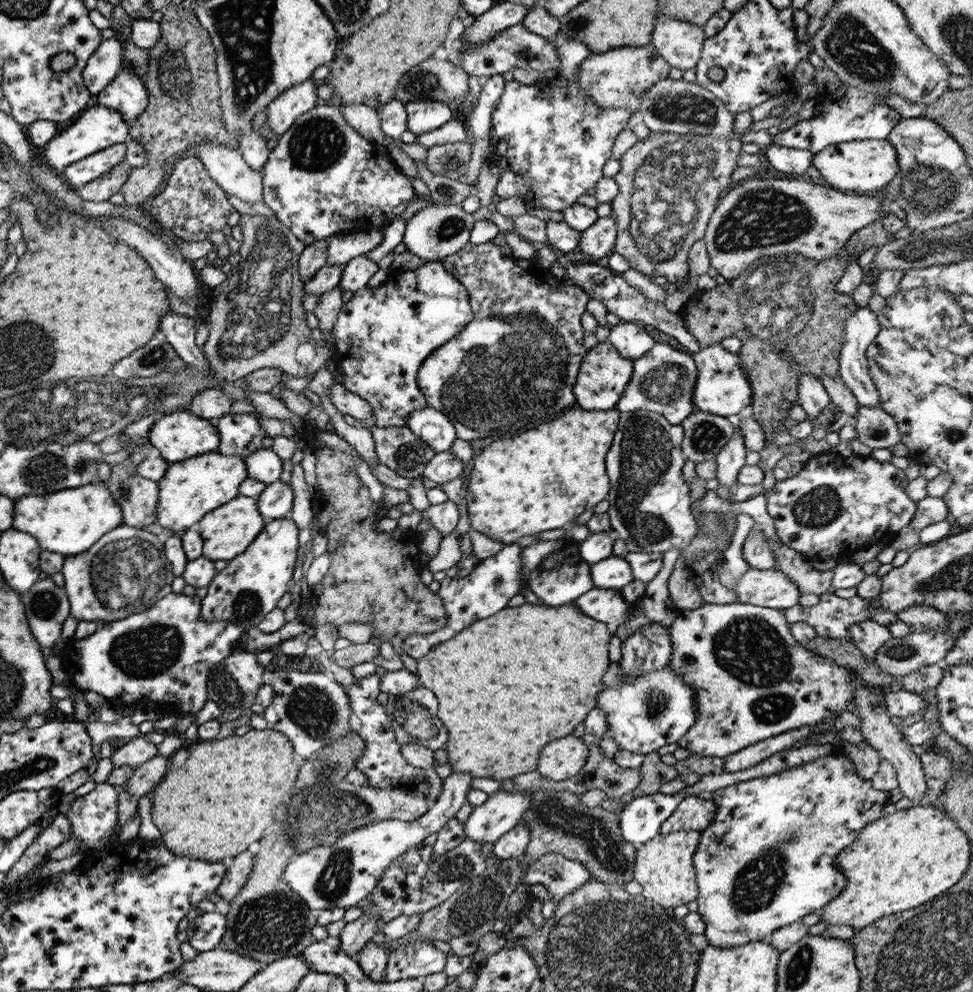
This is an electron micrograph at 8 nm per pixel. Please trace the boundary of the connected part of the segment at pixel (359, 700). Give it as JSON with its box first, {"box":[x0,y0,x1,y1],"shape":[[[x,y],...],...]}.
{"box":[347,673,443,803],"shape":[[[376,673],[364,677],[363,680],[356,680],[347,688],[349,705],[360,719],[359,734],[365,744],[364,756],[356,761],[356,769],[368,777],[371,787],[392,788],[412,795],[422,795],[426,800],[433,803],[442,792],[443,780],[438,777],[435,768],[420,770],[410,766],[402,757],[401,746],[397,743],[391,720],[386,714],[385,707],[377,702],[377,697],[380,694],[382,694],[380,676]]]}

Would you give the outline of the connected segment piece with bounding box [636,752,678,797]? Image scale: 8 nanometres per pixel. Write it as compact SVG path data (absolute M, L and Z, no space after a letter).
M649 752L645 755L644 763L638 769L641 773L641 781L636 787L636 796L656 794L665 782L678 778L675 766L668 766L662 762L661 757L658 752Z

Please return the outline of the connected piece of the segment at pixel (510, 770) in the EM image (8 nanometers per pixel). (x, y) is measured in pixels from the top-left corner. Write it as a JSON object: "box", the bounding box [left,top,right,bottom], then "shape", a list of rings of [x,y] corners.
{"box":[417,599,612,782],"shape":[[[530,599],[524,605],[518,607],[506,607],[494,616],[480,622],[471,624],[468,629],[462,630],[454,638],[446,640],[432,648],[426,657],[418,659],[417,677],[423,688],[436,694],[440,706],[438,716],[448,728],[448,742],[445,749],[448,751],[448,763],[454,773],[466,773],[471,778],[493,778],[499,782],[505,778],[512,778],[517,774],[529,773],[537,770],[540,750],[556,738],[564,738],[574,730],[576,724],[584,722],[586,715],[596,707],[596,697],[602,692],[604,682],[602,676],[606,674],[610,666],[609,645],[612,632],[606,623],[584,616],[584,613],[574,602],[560,606],[560,608],[546,608],[547,605]]]}

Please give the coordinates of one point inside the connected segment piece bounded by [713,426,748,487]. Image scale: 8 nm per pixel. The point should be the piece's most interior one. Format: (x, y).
(729, 461)

